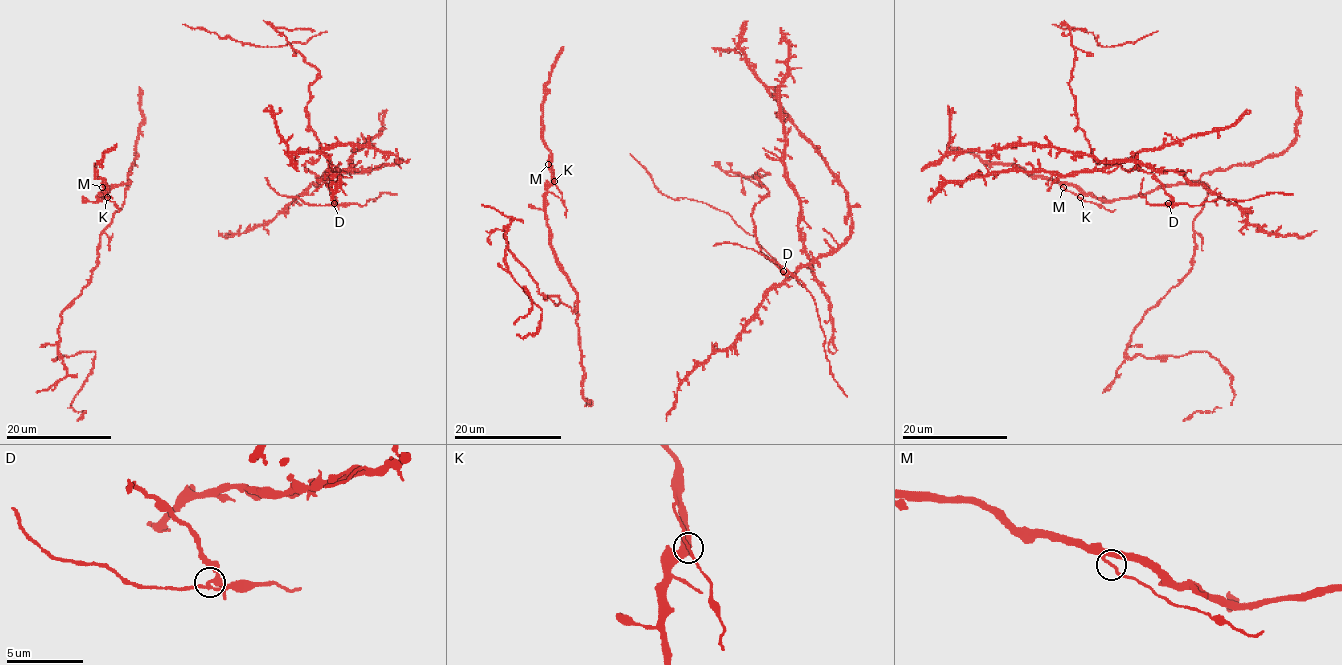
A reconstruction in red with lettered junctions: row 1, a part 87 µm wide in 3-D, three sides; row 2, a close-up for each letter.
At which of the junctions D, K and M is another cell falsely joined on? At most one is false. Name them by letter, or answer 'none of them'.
D

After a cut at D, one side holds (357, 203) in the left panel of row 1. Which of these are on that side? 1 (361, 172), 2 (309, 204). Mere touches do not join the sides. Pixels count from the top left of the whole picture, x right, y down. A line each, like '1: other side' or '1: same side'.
1: other side
2: same side

